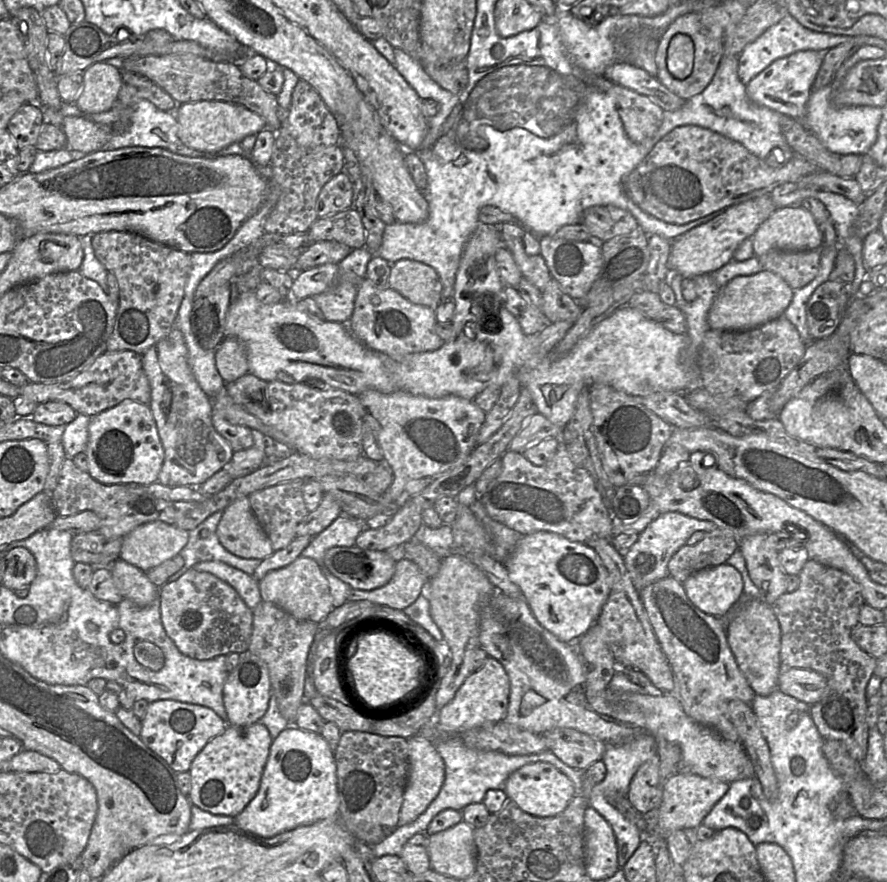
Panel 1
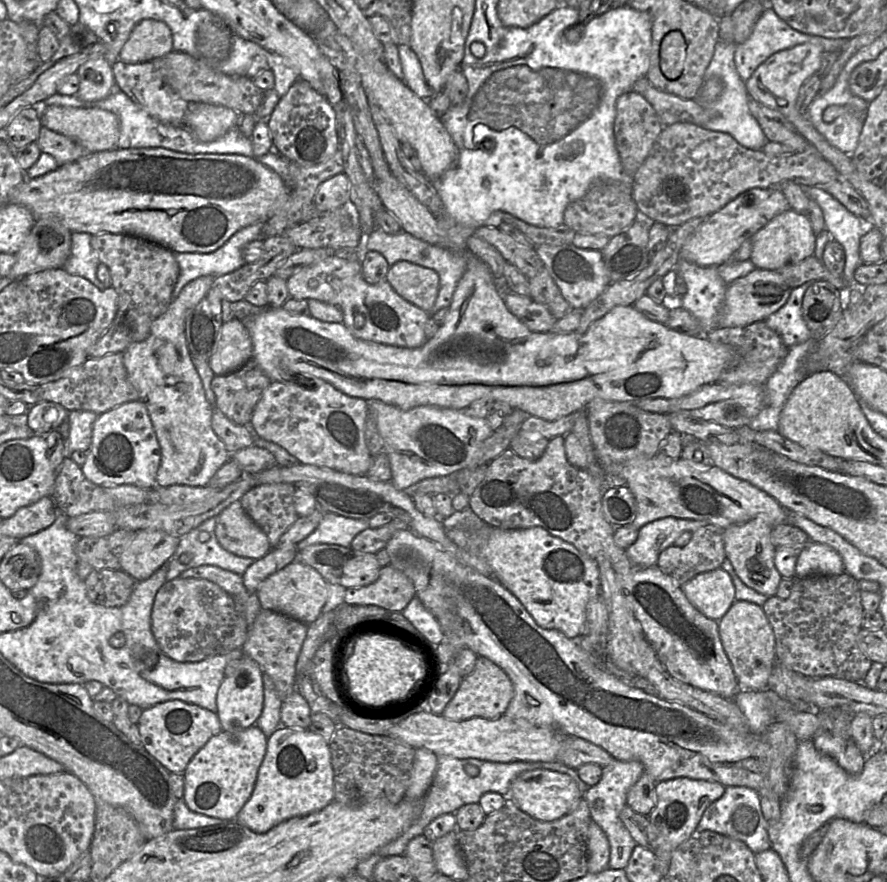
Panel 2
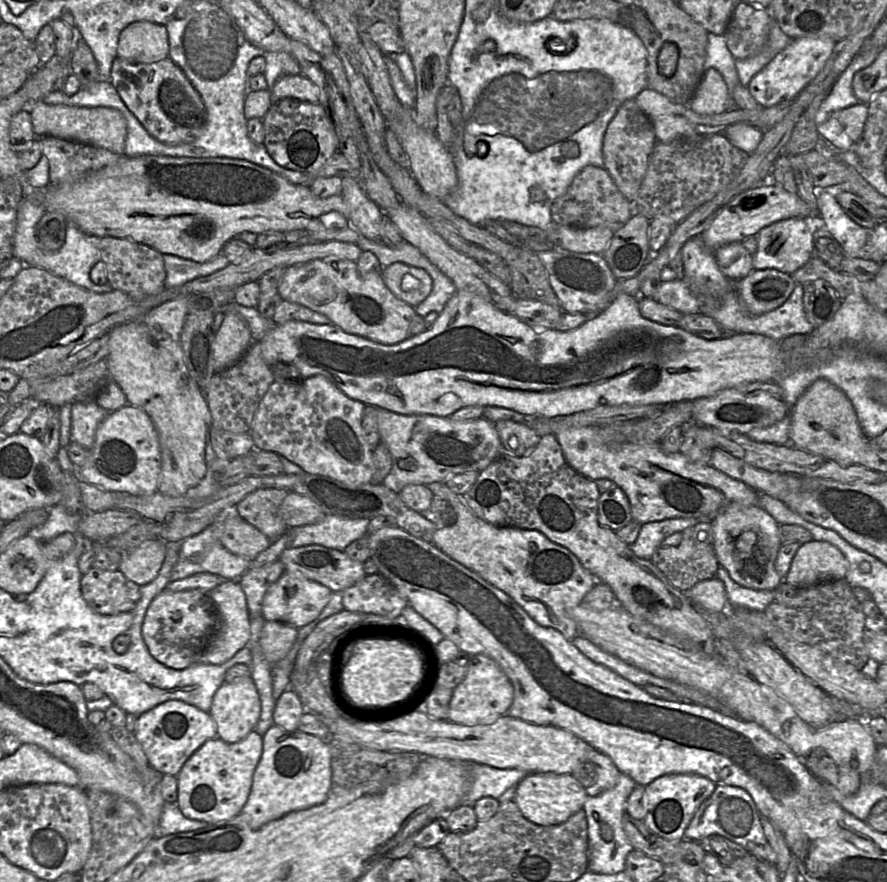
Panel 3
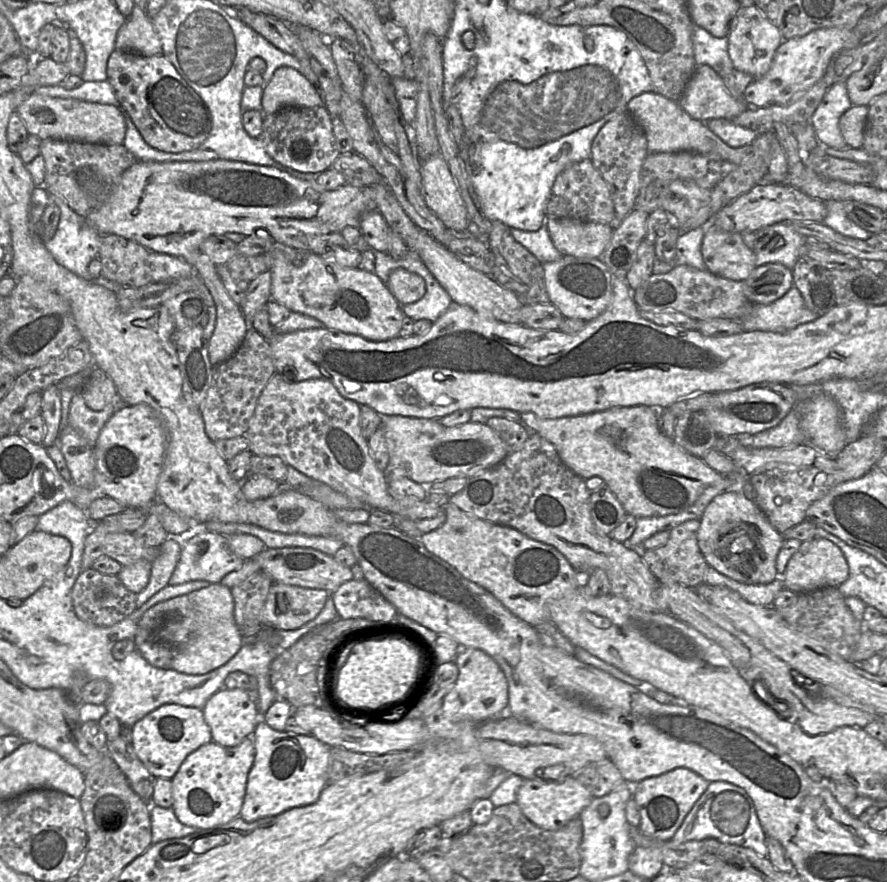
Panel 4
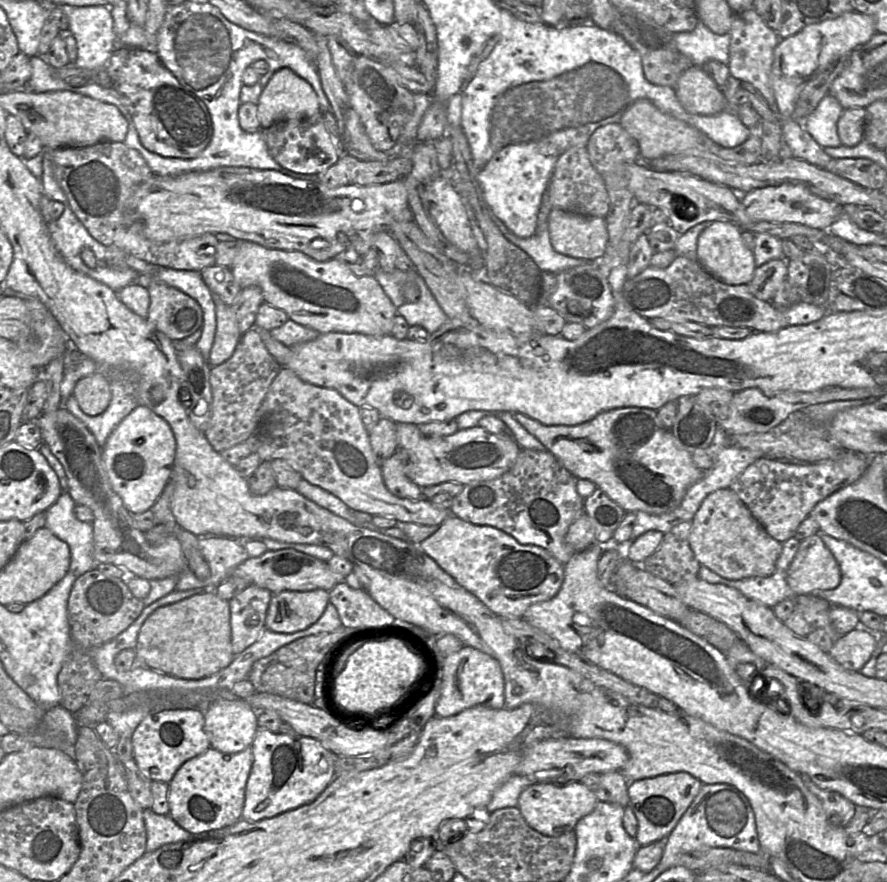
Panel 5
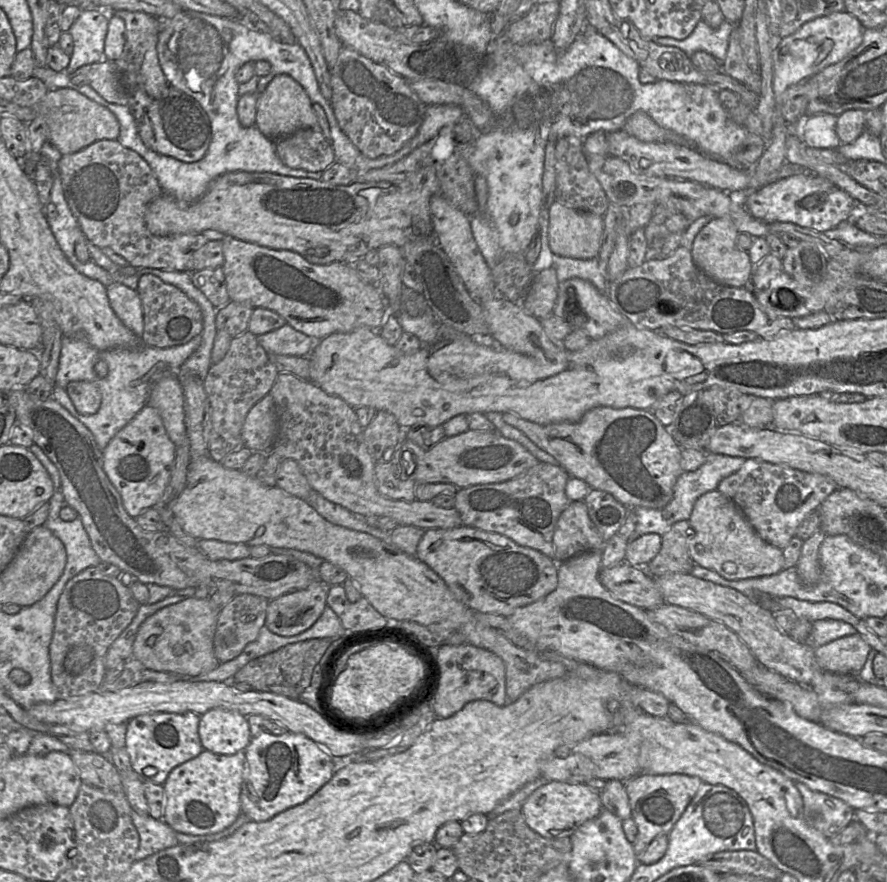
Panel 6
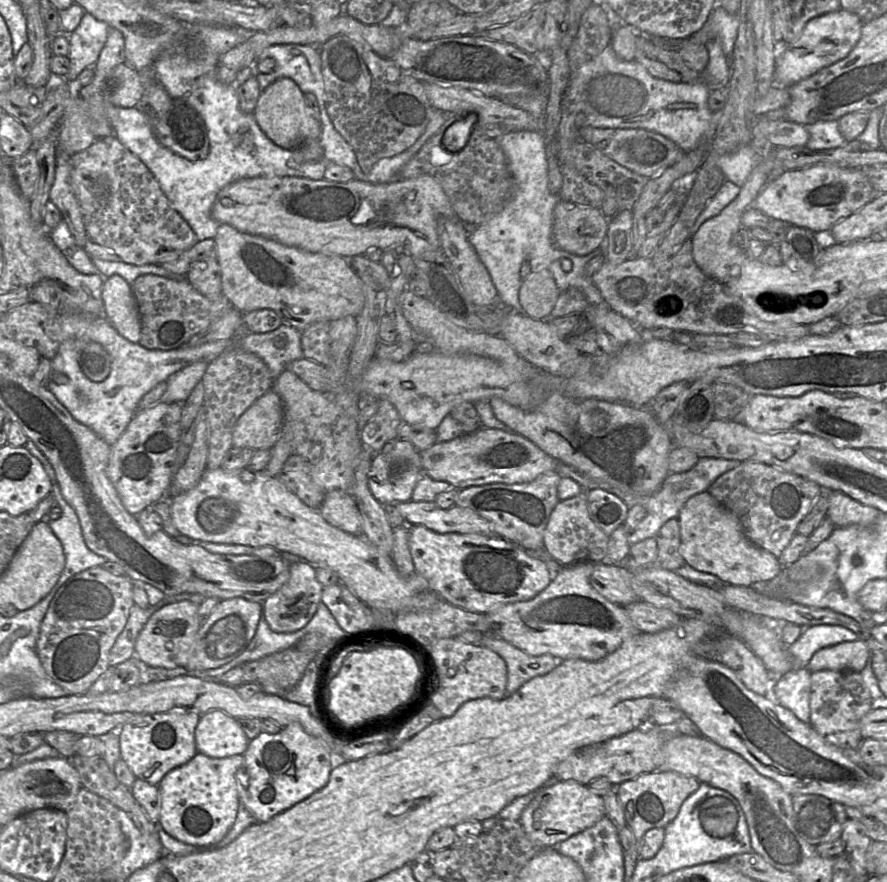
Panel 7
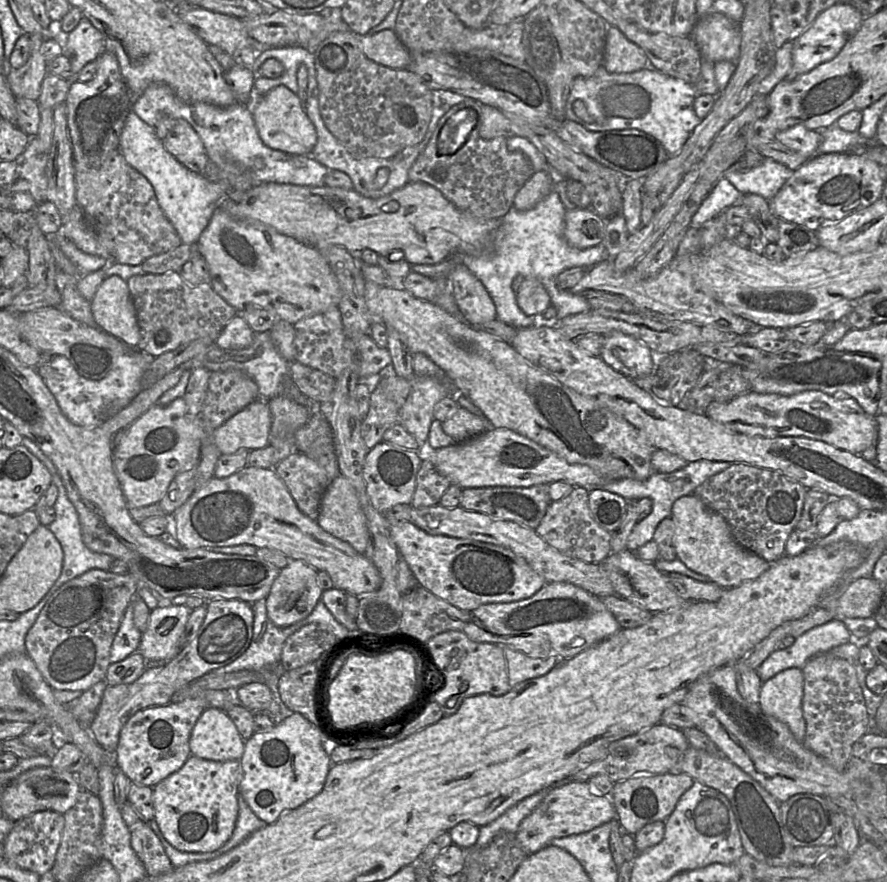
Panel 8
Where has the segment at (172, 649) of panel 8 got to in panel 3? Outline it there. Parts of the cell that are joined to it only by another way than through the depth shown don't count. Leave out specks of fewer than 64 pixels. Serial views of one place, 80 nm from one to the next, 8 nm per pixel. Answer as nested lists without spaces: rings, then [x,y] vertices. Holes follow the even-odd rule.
[[[225,581],[207,593],[214,607],[218,625],[214,635],[198,655],[195,663],[220,665],[247,646],[250,638],[250,616],[245,593],[238,581]]]

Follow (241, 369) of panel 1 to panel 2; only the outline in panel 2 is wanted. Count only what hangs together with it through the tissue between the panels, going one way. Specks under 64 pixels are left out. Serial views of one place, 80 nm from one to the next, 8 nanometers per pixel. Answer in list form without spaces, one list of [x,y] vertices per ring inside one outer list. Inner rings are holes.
[[[238,319],[223,323],[215,350],[209,360],[215,375],[226,375],[241,368],[252,356],[251,336]]]

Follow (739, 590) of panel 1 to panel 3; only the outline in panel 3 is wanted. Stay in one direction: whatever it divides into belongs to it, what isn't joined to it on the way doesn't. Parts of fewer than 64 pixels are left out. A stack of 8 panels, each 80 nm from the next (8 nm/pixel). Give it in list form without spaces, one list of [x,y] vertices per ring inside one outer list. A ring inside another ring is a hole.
[[[715,576],[698,582],[684,593],[697,608],[709,612],[728,612],[729,601],[724,583]]]

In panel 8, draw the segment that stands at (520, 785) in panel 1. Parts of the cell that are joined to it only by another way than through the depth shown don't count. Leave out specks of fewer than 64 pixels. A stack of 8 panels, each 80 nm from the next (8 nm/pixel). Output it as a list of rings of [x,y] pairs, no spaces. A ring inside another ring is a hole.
[[[571,781],[553,789],[544,800],[522,821],[517,839],[527,855],[531,855],[551,844],[554,838],[588,832],[617,818],[610,796],[596,792],[585,781]]]

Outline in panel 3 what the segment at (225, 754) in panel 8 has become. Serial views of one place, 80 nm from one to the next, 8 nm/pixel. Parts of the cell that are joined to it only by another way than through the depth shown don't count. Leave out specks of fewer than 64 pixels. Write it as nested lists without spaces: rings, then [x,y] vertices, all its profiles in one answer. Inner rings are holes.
[[[251,676],[224,682],[213,697],[209,714],[216,723],[217,737],[227,743],[239,742],[255,730],[261,701]]]

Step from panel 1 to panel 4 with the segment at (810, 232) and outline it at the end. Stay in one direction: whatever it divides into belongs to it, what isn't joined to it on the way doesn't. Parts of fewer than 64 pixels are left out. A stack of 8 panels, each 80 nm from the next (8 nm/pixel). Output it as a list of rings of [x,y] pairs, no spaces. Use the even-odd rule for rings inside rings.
[[[776,223],[755,233],[755,266],[778,263],[792,269],[800,260],[799,249],[805,237],[797,233],[789,223]]]

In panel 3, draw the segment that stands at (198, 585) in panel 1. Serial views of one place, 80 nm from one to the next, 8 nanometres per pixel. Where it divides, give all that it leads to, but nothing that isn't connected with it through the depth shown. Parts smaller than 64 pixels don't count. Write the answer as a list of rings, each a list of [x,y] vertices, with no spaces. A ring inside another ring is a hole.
[[[166,588],[150,603],[142,625],[142,636],[151,656],[166,667],[181,670],[197,662],[198,655],[207,646],[218,625],[217,616],[208,593],[194,589],[171,592]]]

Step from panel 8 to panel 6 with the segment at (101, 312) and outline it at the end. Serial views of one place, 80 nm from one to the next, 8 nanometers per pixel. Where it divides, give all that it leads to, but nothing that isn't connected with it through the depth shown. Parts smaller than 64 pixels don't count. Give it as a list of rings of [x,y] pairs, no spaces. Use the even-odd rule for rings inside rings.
[[[119,282],[109,285],[106,290],[110,306],[117,317],[128,329],[141,338],[144,318],[142,303],[137,291]]]

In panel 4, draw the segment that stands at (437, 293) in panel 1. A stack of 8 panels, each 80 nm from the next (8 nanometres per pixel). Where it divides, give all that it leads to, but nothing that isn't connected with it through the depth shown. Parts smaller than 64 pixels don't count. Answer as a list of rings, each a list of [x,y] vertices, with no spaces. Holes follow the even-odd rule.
[[[404,268],[391,272],[387,287],[402,306],[421,300],[426,293],[425,280]]]

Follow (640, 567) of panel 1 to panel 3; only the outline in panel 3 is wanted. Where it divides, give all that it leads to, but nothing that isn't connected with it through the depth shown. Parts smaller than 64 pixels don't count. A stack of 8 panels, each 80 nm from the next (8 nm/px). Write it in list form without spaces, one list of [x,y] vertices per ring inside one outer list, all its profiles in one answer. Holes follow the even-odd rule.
[[[669,518],[661,521],[647,522],[641,525],[637,539],[629,545],[630,550],[639,558],[650,560],[656,549],[668,536],[682,532],[688,527],[711,519],[699,518]]]

